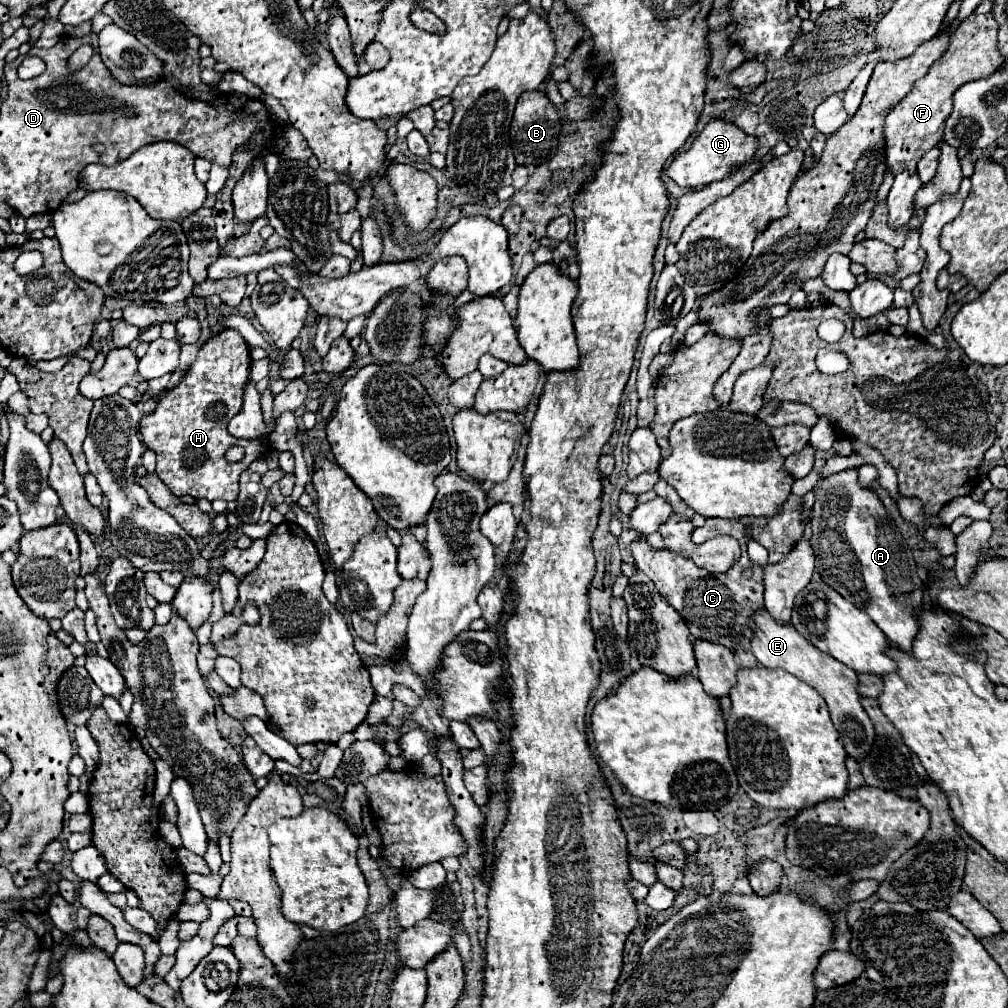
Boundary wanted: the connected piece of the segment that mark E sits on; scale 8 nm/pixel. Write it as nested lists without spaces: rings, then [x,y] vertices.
[[[764,608],[756,612],[752,620],[754,620],[752,654],[756,656],[756,660],[766,668],[784,668],[802,682],[810,684],[826,700],[832,714],[832,722],[842,736],[848,756],[862,760],[874,744],[874,726],[860,704],[860,696],[856,690],[858,674],[848,666],[840,664],[838,660],[832,660],[832,656],[828,656],[826,652],[816,650],[814,644],[804,640],[804,636],[800,636],[790,624],[780,624],[778,620],[772,620],[772,616],[768,616]]]

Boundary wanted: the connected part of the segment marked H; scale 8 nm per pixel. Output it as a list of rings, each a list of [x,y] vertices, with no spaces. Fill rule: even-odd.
[[[224,330],[224,332],[212,336],[208,342],[202,344],[194,364],[186,370],[182,382],[178,386],[174,386],[172,390],[168,390],[158,400],[158,408],[152,414],[142,416],[140,432],[144,436],[144,444],[148,448],[152,448],[158,456],[156,474],[172,490],[174,496],[180,498],[180,496],[188,494],[188,496],[206,498],[206,500],[216,500],[216,498],[222,498],[226,502],[236,500],[238,498],[238,476],[250,466],[252,460],[256,460],[260,454],[268,452],[266,444],[262,444],[258,440],[234,438],[226,428],[228,422],[242,408],[242,394],[244,394],[244,386],[248,382],[248,374],[250,374],[248,344],[244,342],[244,338],[240,336],[238,330]],[[230,446],[242,446],[244,448],[244,458],[240,462],[228,462],[224,458],[224,454]]]

